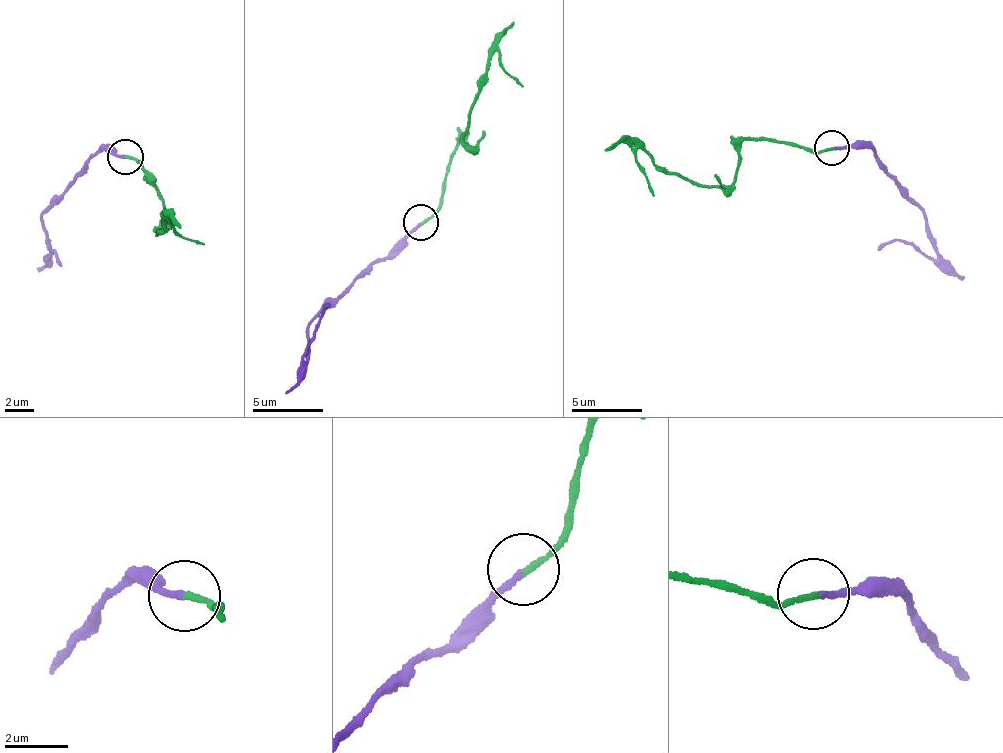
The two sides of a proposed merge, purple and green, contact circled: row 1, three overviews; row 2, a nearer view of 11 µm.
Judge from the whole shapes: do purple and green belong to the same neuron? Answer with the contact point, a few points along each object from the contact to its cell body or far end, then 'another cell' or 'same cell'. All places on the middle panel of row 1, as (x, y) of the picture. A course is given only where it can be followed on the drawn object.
at (421, 222); purple runs (422, 224), (328, 305), (307, 328), (307, 360), (303, 354), (329, 305); green runs (422, 221), (440, 205), (456, 141), (471, 152), (462, 146), (462, 133), (494, 53), (507, 75), (524, 85); same cell

